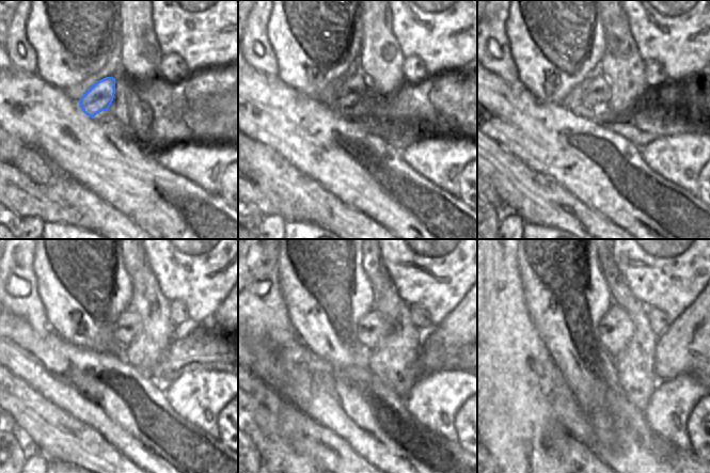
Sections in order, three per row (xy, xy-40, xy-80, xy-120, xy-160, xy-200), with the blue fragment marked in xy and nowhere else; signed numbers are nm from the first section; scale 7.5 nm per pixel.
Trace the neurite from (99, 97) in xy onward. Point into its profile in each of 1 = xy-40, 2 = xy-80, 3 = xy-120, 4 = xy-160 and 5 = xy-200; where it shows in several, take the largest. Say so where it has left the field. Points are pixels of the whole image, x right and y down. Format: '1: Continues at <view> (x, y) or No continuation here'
1: Continues at xy-40 (357, 87)
2: Continues at xy-80 (596, 90)
3: Continues at xy-120 (128, 325)
4: Continues at xy-160 (372, 329)
5: Continues at xy-200 (616, 328)

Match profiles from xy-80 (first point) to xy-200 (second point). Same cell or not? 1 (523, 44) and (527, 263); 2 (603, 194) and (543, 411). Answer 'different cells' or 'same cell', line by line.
1: same cell
2: different cells

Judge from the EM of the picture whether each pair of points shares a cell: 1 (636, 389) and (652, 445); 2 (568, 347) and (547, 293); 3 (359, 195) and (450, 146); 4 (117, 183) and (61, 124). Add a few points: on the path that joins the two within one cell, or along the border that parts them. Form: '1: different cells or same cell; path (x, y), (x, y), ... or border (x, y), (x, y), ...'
1: different cells; border (624, 395), (644, 412)
2: same cell; path (568, 333), (564, 324), (548, 306)
3: different cells; border (400, 150), (400, 155), (431, 183)
4: same cell; path (101, 167), (69, 138)

